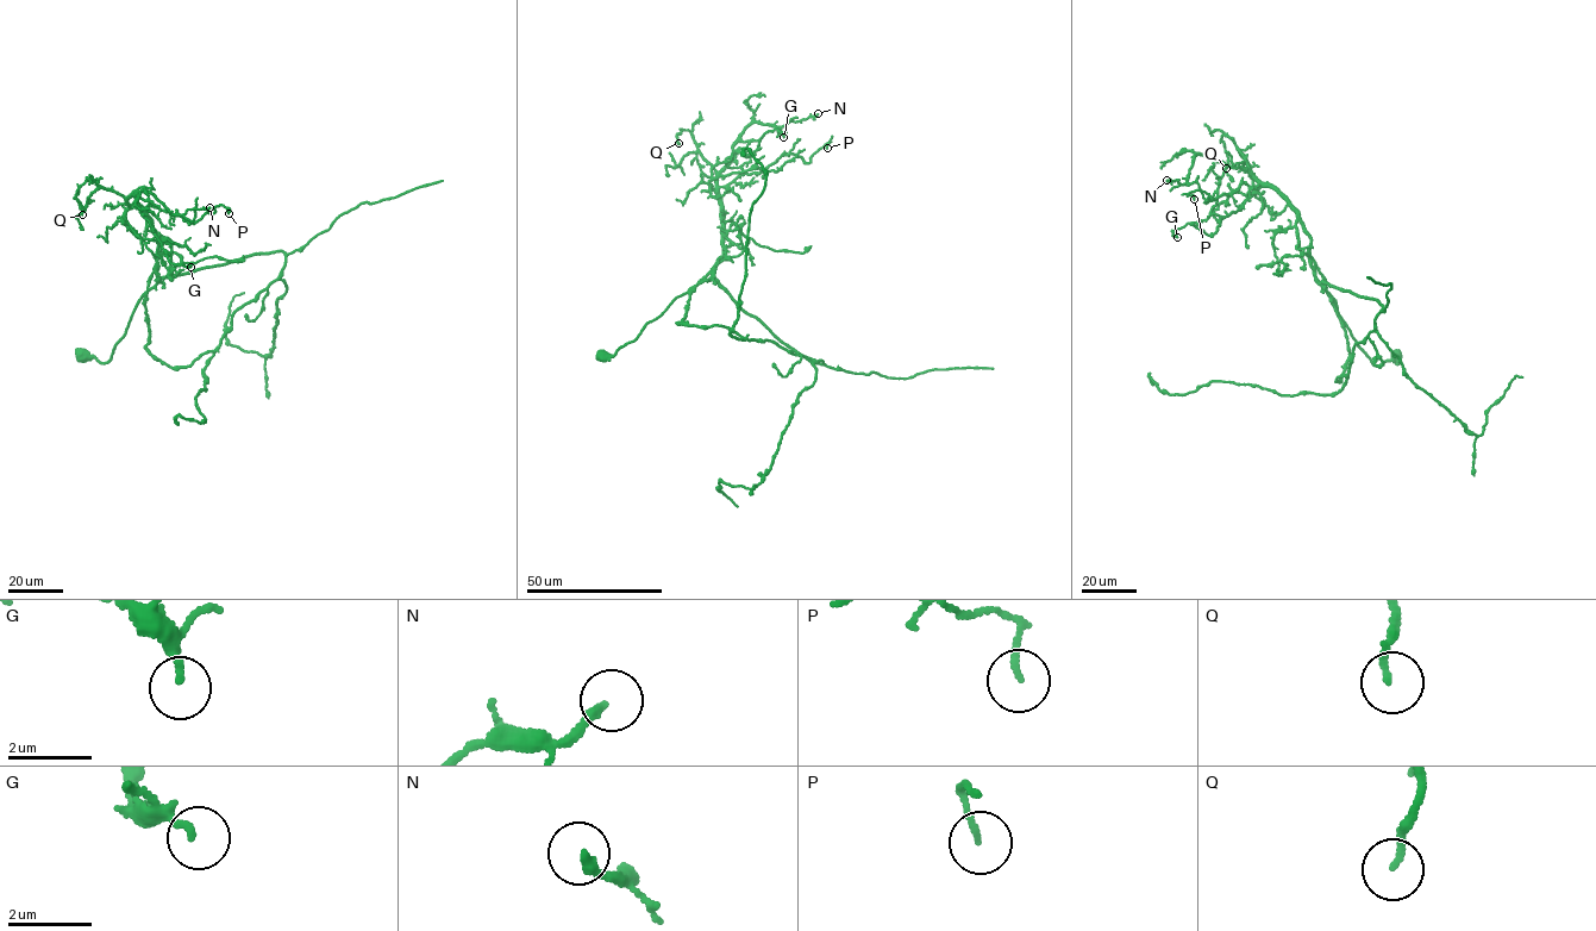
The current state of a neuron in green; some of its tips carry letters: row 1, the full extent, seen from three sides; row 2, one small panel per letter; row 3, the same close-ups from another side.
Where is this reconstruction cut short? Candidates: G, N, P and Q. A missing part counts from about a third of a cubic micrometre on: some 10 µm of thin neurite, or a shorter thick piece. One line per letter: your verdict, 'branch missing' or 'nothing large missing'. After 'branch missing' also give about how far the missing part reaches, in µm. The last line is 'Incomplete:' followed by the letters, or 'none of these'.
G: nothing large missing
N: nothing large missing
P: nothing large missing
Q: nothing large missing
Incomplete: none of these

